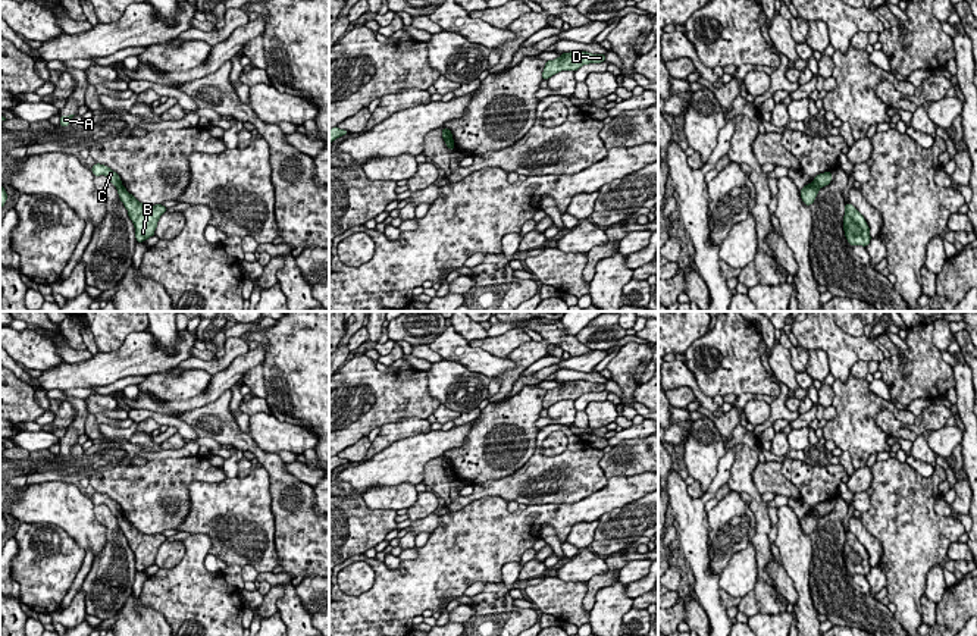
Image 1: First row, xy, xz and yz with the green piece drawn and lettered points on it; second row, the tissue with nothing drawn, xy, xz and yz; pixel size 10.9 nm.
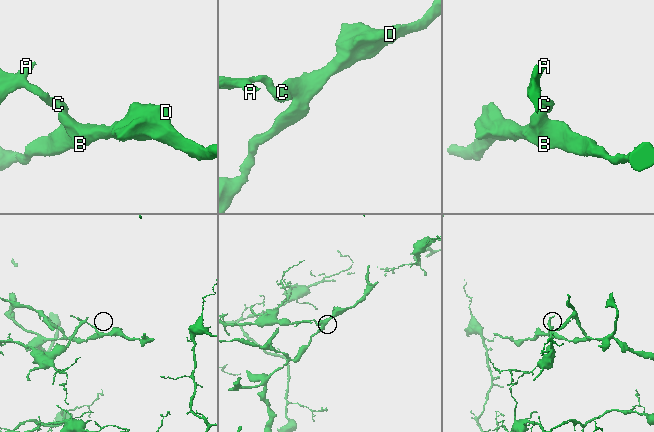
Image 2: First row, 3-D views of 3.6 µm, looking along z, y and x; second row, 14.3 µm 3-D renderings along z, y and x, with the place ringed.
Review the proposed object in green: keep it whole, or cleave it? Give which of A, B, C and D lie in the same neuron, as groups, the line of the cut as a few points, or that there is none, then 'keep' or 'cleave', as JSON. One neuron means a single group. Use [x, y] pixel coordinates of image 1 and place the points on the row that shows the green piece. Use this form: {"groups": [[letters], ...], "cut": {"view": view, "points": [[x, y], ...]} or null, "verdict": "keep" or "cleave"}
{"groups": [["A", "C"], ["B", "D"]], "cut": {"view": "yz", "points": [[811, 182], [819, 188]]}, "verdict": "cleave"}

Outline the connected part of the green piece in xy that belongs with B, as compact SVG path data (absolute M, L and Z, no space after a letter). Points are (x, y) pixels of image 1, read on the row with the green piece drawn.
M123 185L118 187L118 194L125 209L128 210L128 216L135 228L135 239L137 242L143 242L150 236L154 236L154 231L157 228L157 222L167 209L163 204L145 206L140 203L132 194L126 191Z

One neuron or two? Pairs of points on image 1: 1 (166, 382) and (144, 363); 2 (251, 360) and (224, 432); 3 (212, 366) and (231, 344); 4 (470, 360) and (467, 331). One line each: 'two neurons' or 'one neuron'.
1: two neurons
2: two neurons
3: one neuron
4: two neurons

